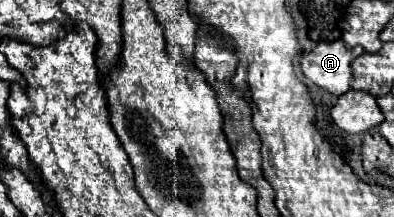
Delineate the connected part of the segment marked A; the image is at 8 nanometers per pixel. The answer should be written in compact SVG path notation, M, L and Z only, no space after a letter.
M341 40L319 42L301 58L301 70L315 86L341 96L351 86L351 60L359 54L363 54L363 48L345 48Z

